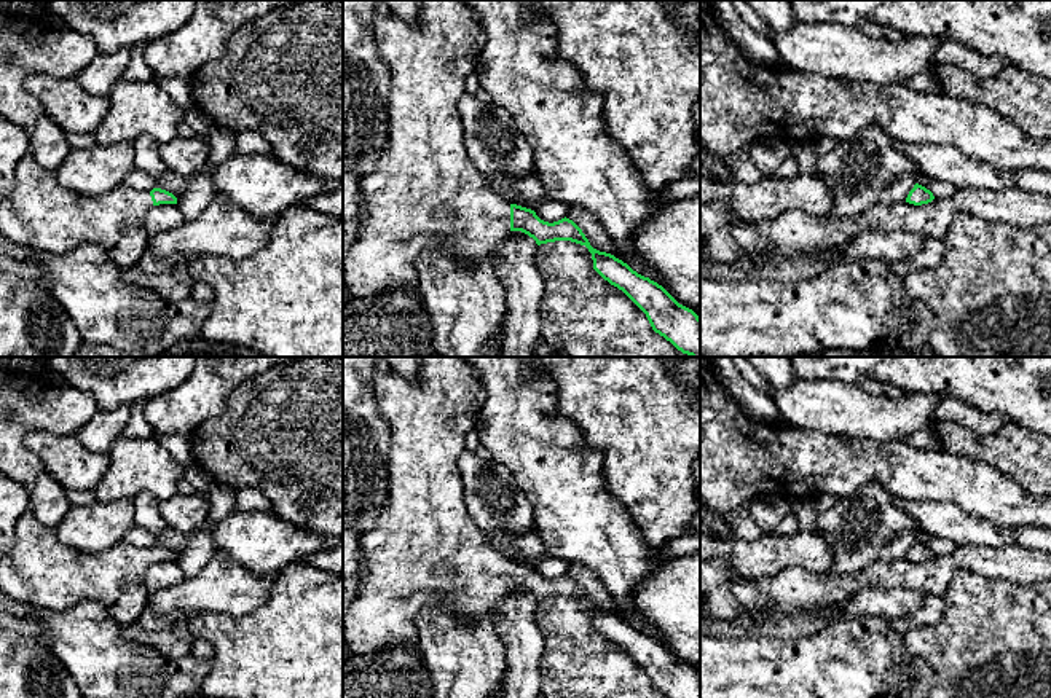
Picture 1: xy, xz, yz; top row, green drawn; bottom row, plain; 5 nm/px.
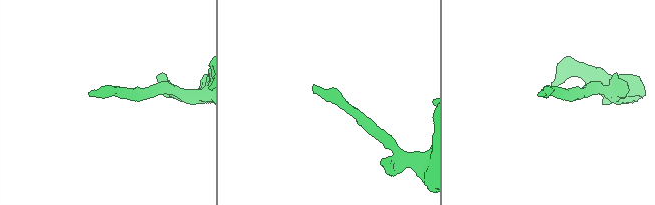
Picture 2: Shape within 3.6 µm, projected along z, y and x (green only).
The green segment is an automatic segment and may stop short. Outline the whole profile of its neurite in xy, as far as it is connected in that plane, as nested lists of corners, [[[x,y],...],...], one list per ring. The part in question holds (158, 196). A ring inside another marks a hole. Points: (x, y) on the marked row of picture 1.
[[[27,153],[16,167],[16,186],[11,196],[0,202],[0,234],[14,244],[51,253],[69,252],[81,244],[96,244],[121,269],[128,269],[137,266],[148,249],[144,220],[147,210],[159,204],[177,204],[177,198],[161,188],[142,191],[128,185],[115,186],[102,196],[73,193],[57,182],[56,171],[41,167]]]

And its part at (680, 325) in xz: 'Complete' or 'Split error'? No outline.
Split error

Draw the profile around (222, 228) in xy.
[[[215,196],[191,222],[148,239],[148,249],[163,257],[220,255],[233,261],[262,250],[276,218],[254,218],[230,201]]]

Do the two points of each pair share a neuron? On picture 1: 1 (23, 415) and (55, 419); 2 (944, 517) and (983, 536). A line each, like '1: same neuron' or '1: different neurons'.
1: same neuron
2: same neuron

